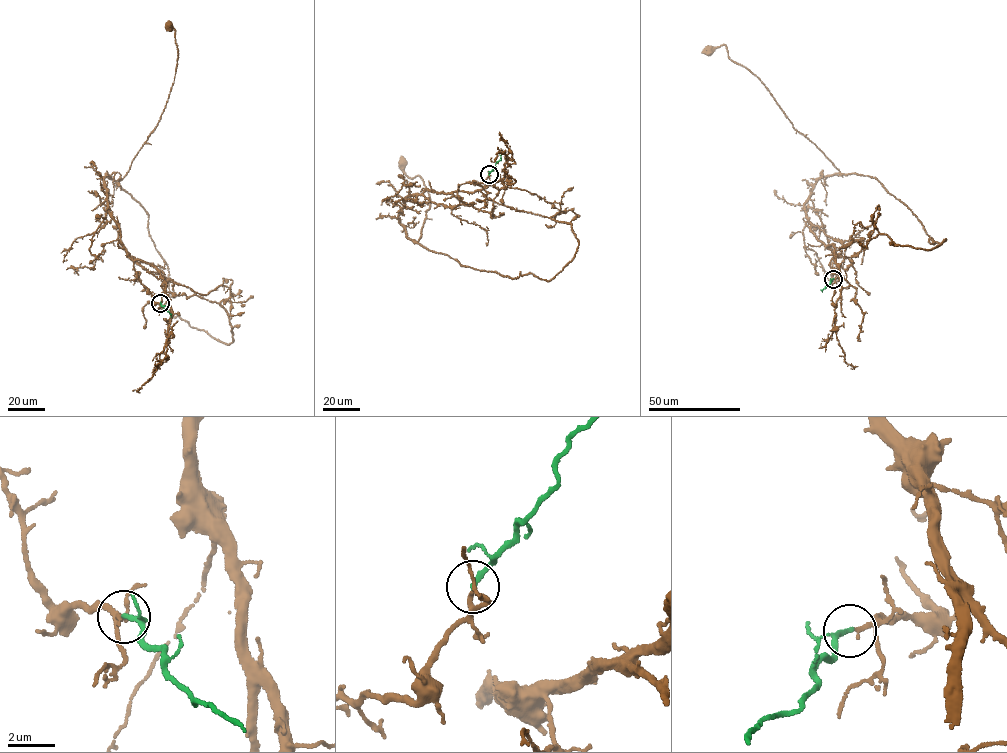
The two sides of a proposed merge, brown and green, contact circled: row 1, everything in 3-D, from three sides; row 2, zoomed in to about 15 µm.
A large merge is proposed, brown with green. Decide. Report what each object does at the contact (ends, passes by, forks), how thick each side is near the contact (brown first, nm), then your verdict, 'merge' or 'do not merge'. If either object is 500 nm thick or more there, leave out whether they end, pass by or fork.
brown passes by; green ends; calibres 140 and 240 nm; merge

